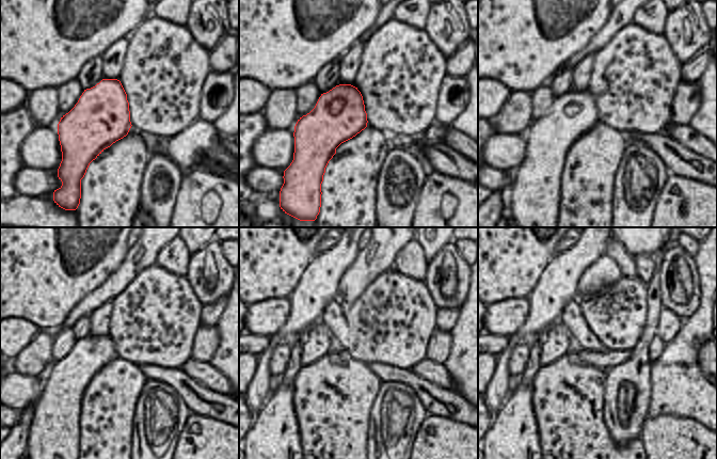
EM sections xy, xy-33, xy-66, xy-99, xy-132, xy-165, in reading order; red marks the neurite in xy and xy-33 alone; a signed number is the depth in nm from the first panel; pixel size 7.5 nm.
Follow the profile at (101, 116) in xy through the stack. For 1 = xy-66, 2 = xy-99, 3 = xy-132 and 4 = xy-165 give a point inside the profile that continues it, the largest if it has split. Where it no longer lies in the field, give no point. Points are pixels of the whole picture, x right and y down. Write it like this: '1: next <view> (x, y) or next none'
1: next xy-66 (536, 192)
2: next xy-99 (54, 444)
3: next xy-132 (290, 406)
4: next xy-165 (526, 444)

